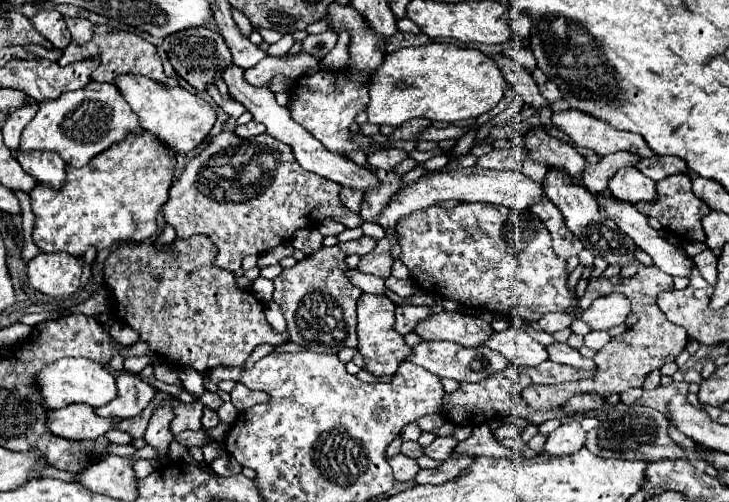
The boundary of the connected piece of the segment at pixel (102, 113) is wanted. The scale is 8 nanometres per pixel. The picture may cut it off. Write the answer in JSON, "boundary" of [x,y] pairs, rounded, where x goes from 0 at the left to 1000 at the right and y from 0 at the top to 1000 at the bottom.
{"boundary":[[[125,161],[119,173],[97,185],[86,185],[75,201],[56,201],[45,241],[29,269],[29,301],[75,301],[97,333],[119,329],[130,309],[163,285],[174,265],[196,265],[191,233],[171,205],[163,177],[152,165]]]}

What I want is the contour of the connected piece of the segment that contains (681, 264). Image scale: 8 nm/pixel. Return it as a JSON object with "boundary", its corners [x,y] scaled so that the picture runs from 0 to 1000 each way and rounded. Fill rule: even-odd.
{"boundary":[[[819,388],[816,396],[819,396],[819,404],[822,404],[822,420],[824,420],[833,436],[838,436],[857,468],[863,468],[863,472],[871,480],[874,492],[879,492],[885,504],[890,504],[890,508],[896,512],[898,528],[901,528],[907,540],[912,540],[912,544],[918,544],[918,548],[923,548],[923,552],[945,552],[945,544],[948,544],[948,524],[951,524],[951,520],[948,520],[945,512],[934,508],[915,476],[909,476],[909,472],[904,468],[904,460],[898,460],[896,452],[890,452],[888,432],[885,432],[882,424],[877,424],[868,404],[855,404],[855,400],[844,396],[841,388]]]}

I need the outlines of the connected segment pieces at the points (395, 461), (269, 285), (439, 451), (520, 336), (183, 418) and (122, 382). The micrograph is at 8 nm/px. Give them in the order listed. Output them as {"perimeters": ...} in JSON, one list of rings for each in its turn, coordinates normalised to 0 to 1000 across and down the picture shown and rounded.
{"perimeters":[[[[550,902],[542,906],[542,910],[536,910],[536,914],[534,914],[534,926],[539,930],[539,942],[542,942],[542,954],[545,954],[545,958],[564,958],[564,954],[569,954],[569,946],[572,946],[572,938],[575,938],[569,914],[556,910],[556,906],[550,906]]],[[[361,552],[350,556],[350,560],[347,560],[347,588],[350,588],[355,600],[361,600],[361,604],[372,600],[372,588],[374,588],[374,560],[361,556]]],[[[599,871],[591,886],[580,890],[580,902],[597,918],[608,918],[616,910],[616,902],[624,894],[627,878],[621,871]]],[[[698,651],[687,663],[676,663],[665,687],[701,715],[701,723],[706,723],[709,731],[737,731],[739,723],[753,715],[748,687],[734,679],[717,655],[706,651]]],[[[240,803],[240,835],[235,839],[237,867],[246,867],[251,859],[270,859],[276,855],[276,831],[278,831],[278,807],[265,803]]],[[[169,739],[160,751],[160,775],[163,775],[163,791],[155,795],[150,807],[130,815],[133,827],[166,831],[166,835],[185,831],[207,803],[207,795],[213,795],[215,783],[210,767],[191,755],[188,743],[180,739]]]]}

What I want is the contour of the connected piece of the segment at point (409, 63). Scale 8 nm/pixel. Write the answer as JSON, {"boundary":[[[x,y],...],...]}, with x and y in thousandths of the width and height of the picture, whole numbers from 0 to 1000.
{"boundary":[[[619,86],[556,94],[528,110],[506,165],[509,197],[501,221],[506,245],[514,249],[547,253],[572,233],[624,245],[656,235],[676,217],[695,173],[695,157],[682,129],[649,94],[630,94]]]}

